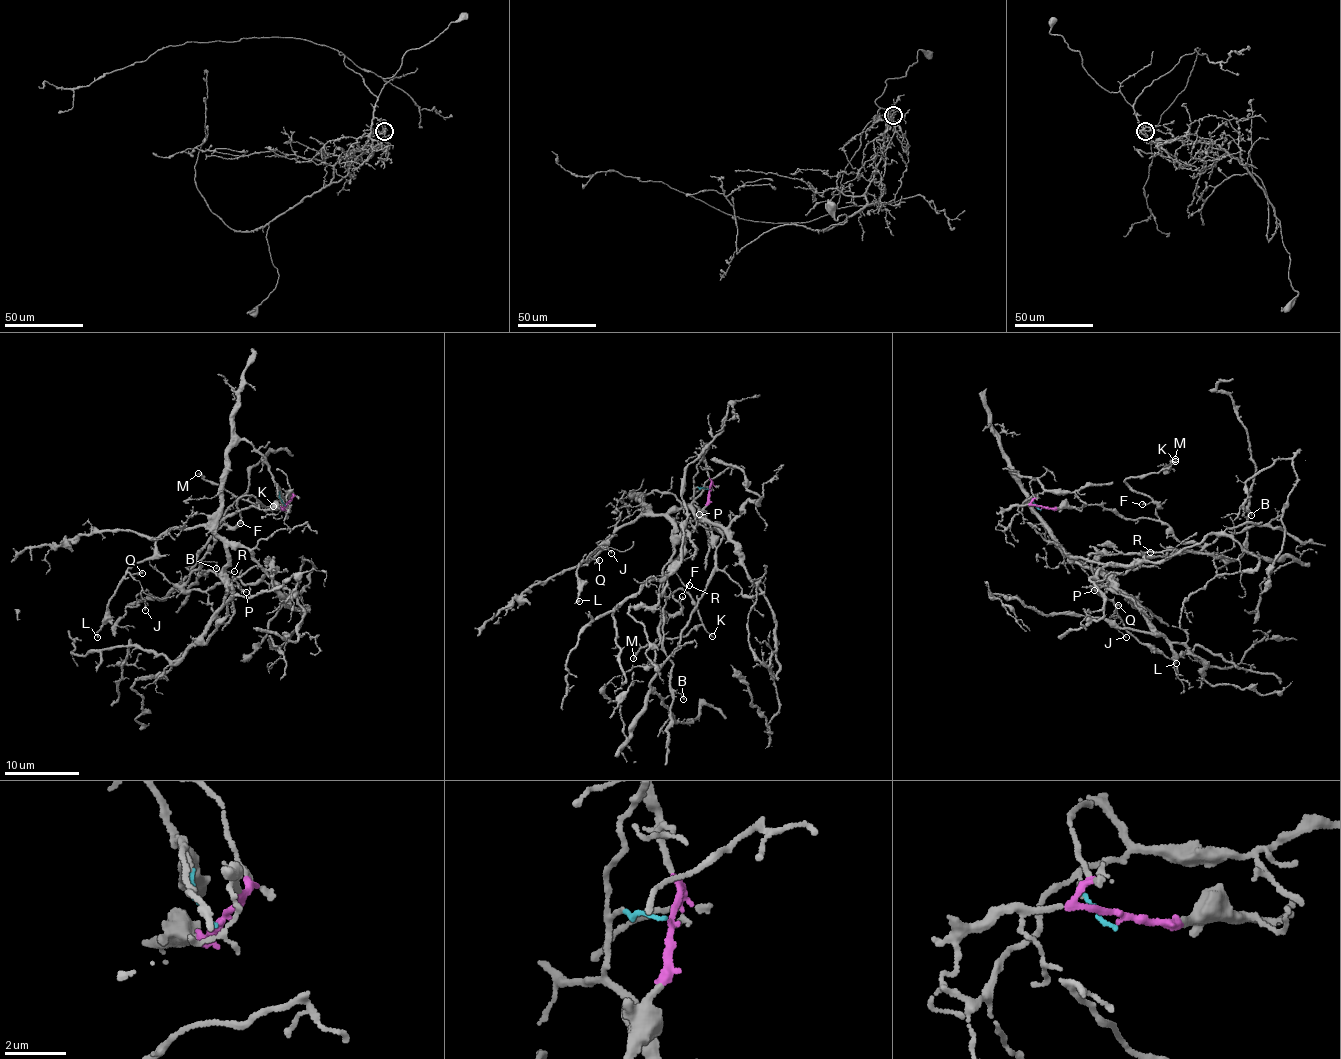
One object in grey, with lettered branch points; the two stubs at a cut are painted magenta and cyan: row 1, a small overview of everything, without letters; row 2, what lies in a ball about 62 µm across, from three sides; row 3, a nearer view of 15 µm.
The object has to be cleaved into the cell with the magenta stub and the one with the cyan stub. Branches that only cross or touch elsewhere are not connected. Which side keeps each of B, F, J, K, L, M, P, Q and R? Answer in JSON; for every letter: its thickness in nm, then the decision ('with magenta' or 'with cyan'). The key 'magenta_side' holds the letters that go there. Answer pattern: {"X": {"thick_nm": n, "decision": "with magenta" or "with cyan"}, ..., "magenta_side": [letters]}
{"B": {"thick_nm": 110, "decision": "with magenta"}, "F": {"thick_nm": 140, "decision": "with magenta"}, "J": {"thick_nm": 130, "decision": "with cyan"}, "K": {"thick_nm": 140, "decision": "with magenta"}, "L": {"thick_nm": 160, "decision": "with cyan"}, "M": {"thick_nm": 180, "decision": "with magenta"}, "P": {"thick_nm": 100, "decision": "with cyan"}, "Q": {"thick_nm": 150, "decision": "with cyan"}, "R": {"thick_nm": 120, "decision": "with cyan"}, "magenta_side": ["B", "F", "K", "M"]}

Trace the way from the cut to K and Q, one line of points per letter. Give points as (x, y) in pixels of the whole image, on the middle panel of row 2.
K: (708, 490), (703, 516), (660, 581), (658, 606), (661, 612), (678, 612), (673, 593), (685, 590), (713, 637)
Q: (708, 489), (696, 487), (688, 505), (656, 491), (638, 498), (642, 496), (649, 509), (583, 560), (598, 560)

